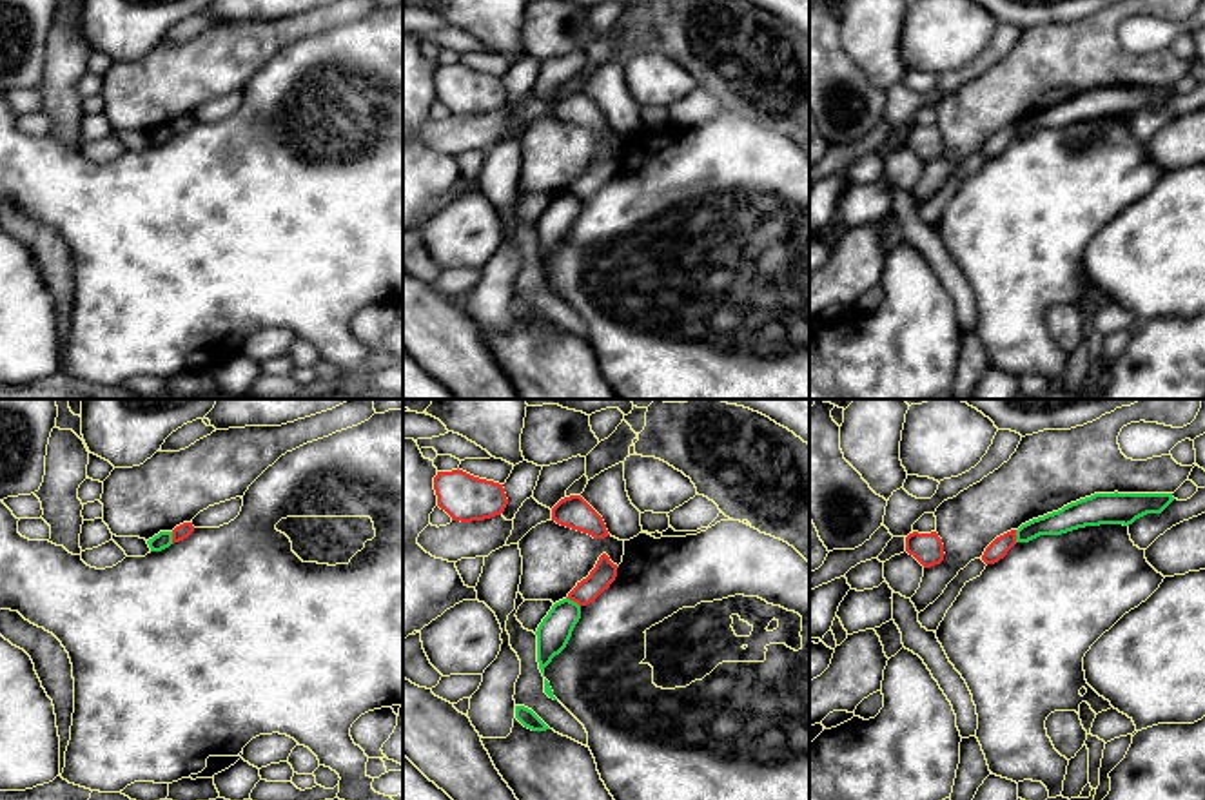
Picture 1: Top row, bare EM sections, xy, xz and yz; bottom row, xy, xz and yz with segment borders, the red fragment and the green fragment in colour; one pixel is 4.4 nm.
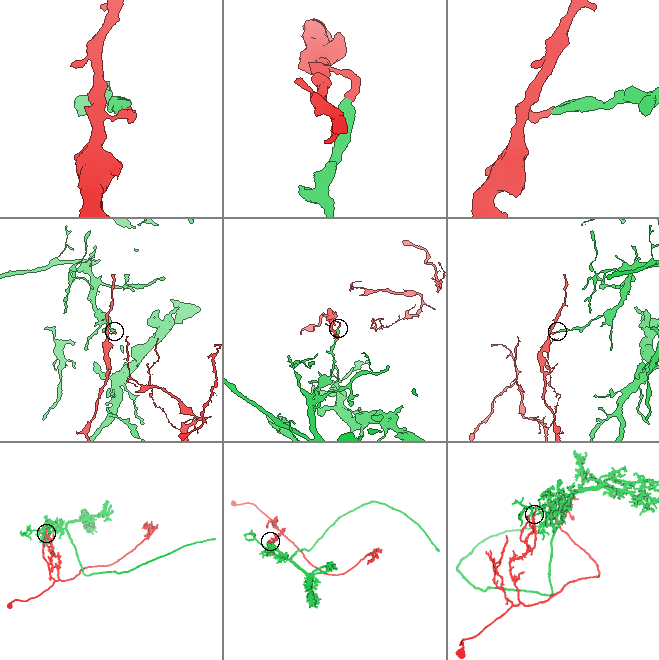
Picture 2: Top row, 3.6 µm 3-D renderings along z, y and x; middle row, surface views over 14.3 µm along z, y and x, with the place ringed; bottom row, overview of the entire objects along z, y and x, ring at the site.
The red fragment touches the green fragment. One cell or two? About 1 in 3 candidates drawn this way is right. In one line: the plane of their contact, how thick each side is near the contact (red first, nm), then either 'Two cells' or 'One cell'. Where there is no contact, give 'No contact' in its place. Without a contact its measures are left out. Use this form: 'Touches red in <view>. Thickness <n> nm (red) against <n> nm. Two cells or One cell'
Touches red in xz. Thickness 110 nm (red) against 150 nm. Two cells

